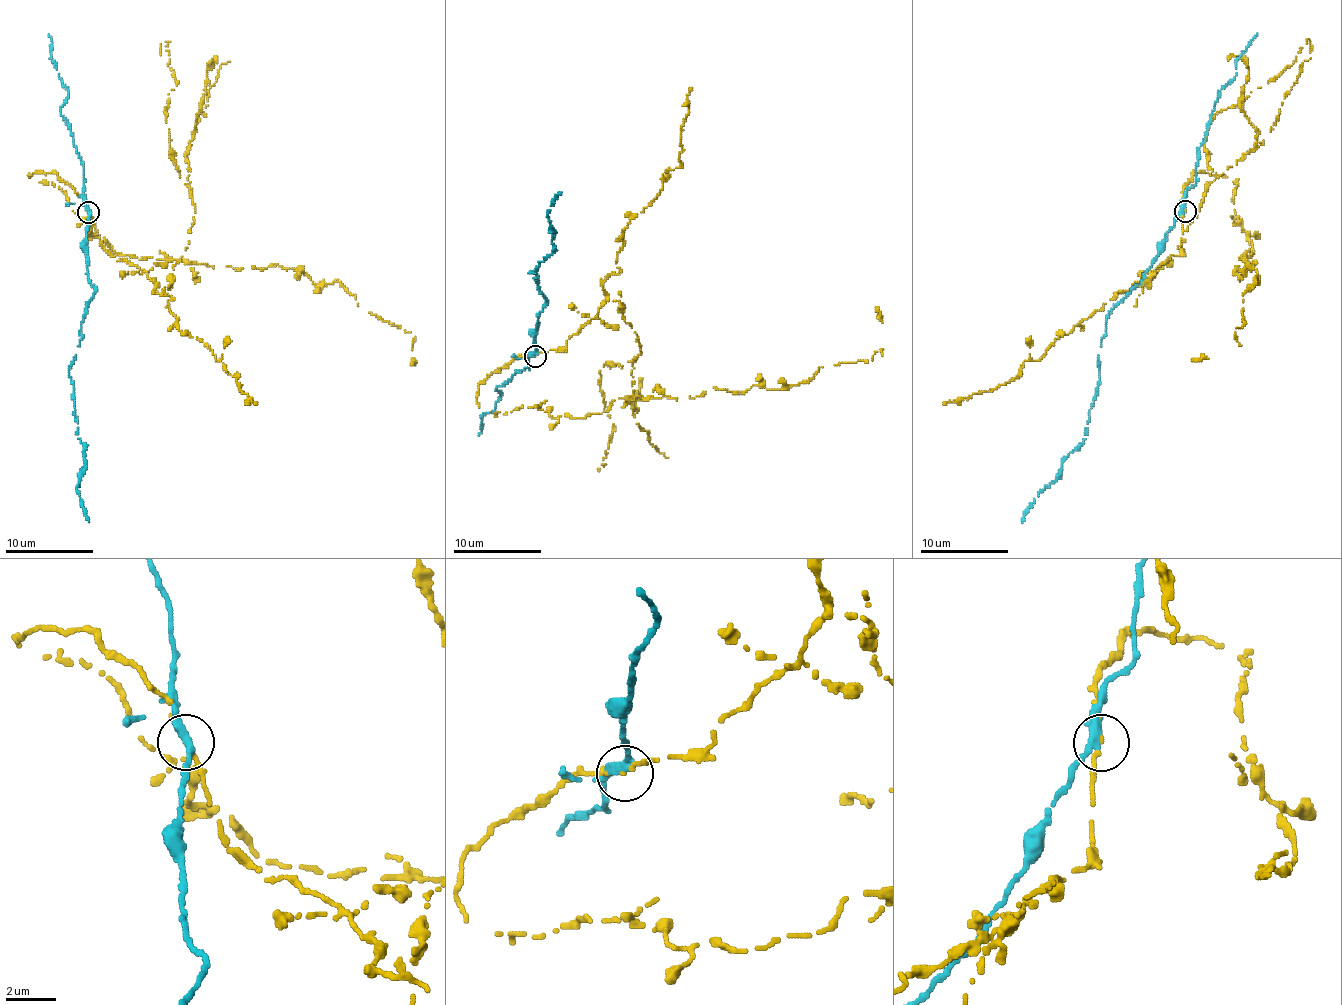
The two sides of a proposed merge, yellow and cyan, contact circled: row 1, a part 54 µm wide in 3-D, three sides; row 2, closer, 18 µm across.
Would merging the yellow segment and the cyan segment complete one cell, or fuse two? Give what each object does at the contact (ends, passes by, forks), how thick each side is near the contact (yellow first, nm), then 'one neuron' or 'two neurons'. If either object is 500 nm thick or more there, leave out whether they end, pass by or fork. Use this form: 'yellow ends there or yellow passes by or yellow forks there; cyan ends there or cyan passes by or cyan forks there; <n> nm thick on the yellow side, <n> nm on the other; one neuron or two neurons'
yellow ends there; cyan passes by; 200 nm thick on the yellow side, 320 nm on the other; two neurons

